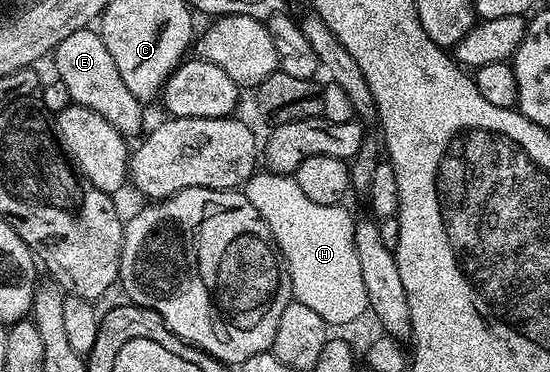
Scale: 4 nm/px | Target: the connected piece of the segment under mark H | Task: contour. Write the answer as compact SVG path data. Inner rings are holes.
M255 172L248 179L244 193L278 241L282 261L290 273L293 301L312 308L330 328L356 321L362 313L367 313L368 307L354 243L355 215L350 215L342 204L312 204L289 174L262 173Z

